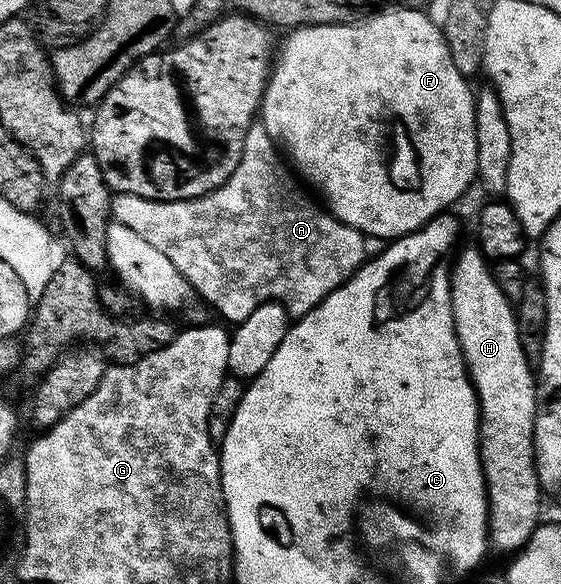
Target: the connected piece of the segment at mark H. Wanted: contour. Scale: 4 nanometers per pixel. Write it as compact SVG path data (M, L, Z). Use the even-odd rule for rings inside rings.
M477 247L464 248L457 253L450 269L450 305L454 315L454 329L466 363L466 373L470 375L474 392L478 396L482 465L490 494L490 543L495 549L498 547L502 552L514 554L530 541L530 536L538 527L538 511L542 508L544 495L534 465L534 416L540 407L536 376L520 346L512 302L502 293L500 286L496 286L494 273L486 257Z

